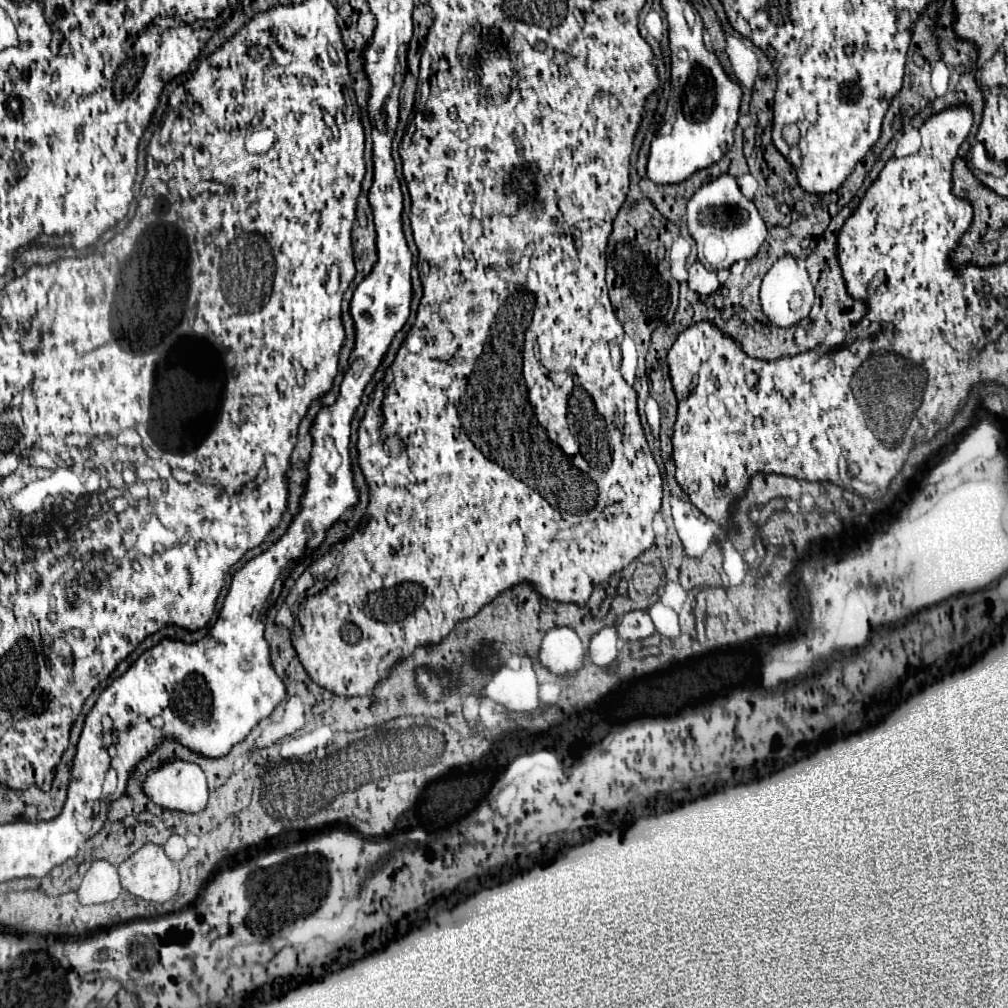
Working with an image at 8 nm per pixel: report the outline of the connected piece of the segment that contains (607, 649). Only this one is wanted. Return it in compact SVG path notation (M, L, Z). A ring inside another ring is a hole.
M607 625L603 627L589 645L589 655L593 659L595 665L599 667L609 667L615 657L617 657L617 649L619 649L619 635L617 635L617 625Z

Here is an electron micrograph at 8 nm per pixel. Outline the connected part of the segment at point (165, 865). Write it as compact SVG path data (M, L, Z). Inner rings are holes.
M171 835L163 847L155 843L145 843L137 853L133 853L129 859L125 859L119 865L121 887L145 901L157 901L157 903L169 901L179 889L179 871L175 863L181 861L187 855L187 851L189 851L187 843L181 835Z

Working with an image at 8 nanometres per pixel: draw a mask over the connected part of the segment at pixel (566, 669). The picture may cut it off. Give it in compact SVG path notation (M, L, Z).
M553 627L541 641L539 663L553 675L571 675L579 671L584 657L581 639L569 627Z

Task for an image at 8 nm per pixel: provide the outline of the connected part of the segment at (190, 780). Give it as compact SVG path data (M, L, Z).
M171 759L161 763L155 771L149 771L143 781L143 793L157 803L159 807L173 809L173 811L183 811L183 813L199 813L207 805L209 789L204 772L199 765L187 763L181 759Z

